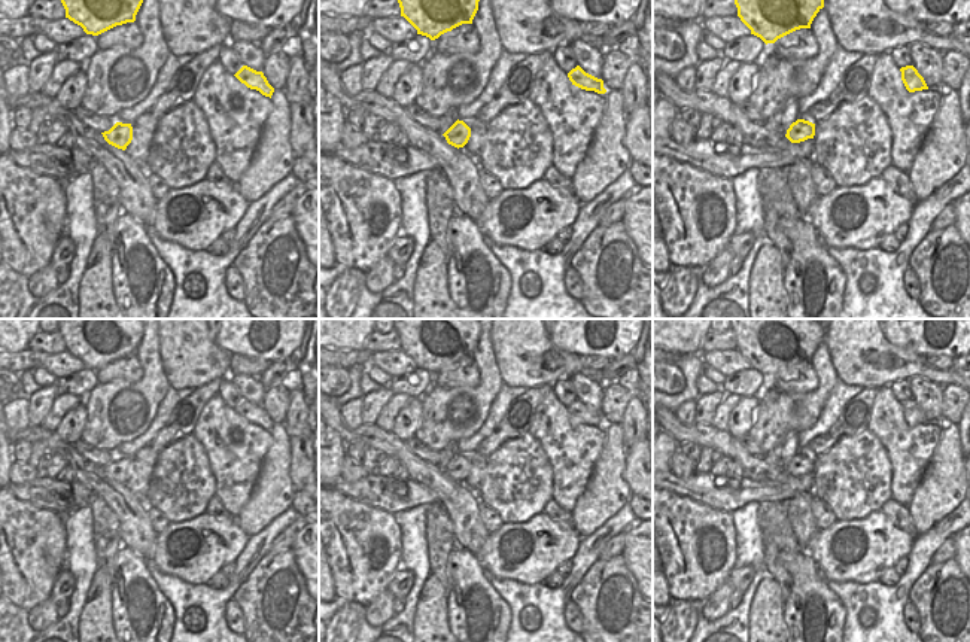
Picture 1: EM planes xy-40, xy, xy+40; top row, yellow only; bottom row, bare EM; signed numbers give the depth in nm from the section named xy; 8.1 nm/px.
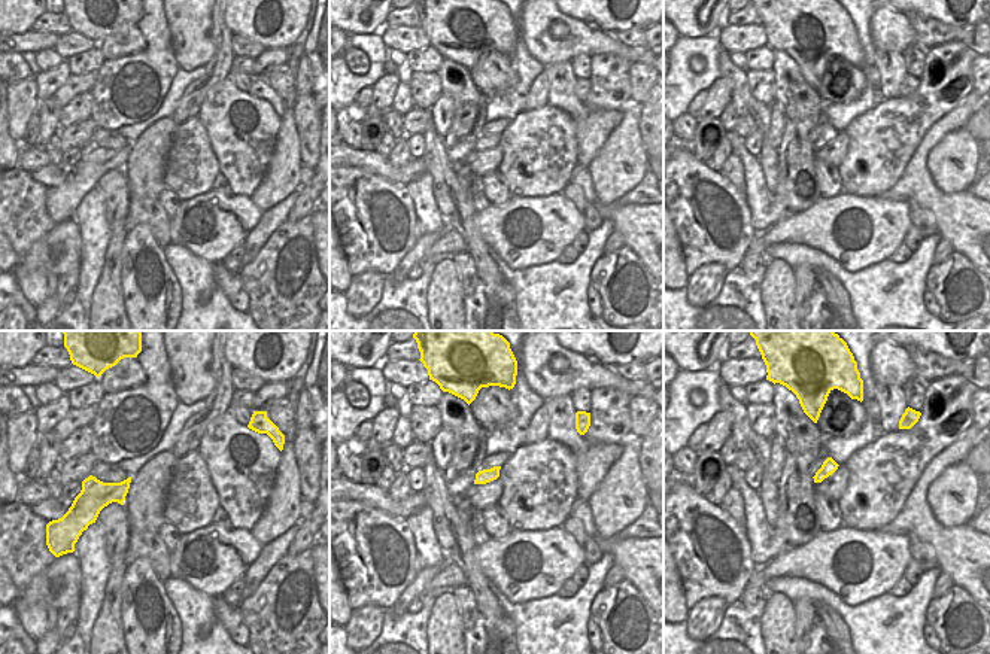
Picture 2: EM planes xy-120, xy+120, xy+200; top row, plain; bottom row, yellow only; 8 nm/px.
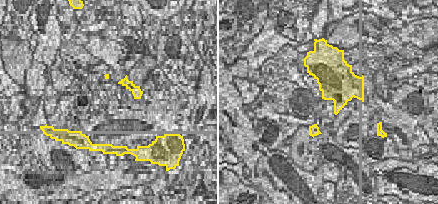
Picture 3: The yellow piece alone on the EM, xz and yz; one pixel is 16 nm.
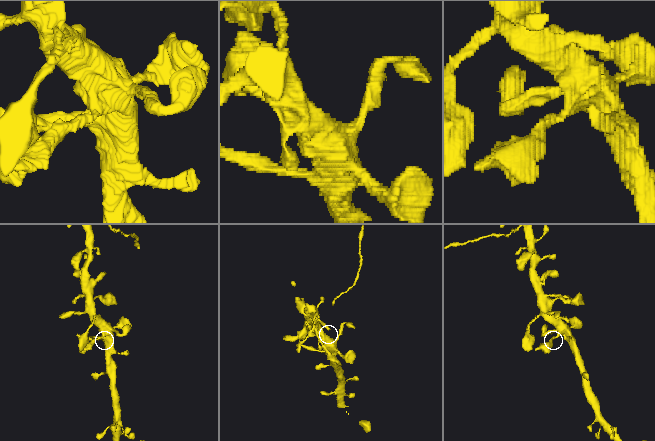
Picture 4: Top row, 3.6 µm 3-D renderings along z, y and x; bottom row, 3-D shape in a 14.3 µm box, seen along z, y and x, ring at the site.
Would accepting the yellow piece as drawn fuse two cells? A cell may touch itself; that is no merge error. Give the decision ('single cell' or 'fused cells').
single cell

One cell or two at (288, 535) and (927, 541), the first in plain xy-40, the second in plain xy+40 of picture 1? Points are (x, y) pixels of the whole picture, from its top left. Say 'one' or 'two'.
two

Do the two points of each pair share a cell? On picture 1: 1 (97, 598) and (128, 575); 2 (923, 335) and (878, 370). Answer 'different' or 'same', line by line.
1: different
2: different

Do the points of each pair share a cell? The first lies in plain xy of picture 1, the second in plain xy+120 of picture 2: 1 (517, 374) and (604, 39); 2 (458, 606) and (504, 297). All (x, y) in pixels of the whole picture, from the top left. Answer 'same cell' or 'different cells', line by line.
1: same cell
2: same cell

